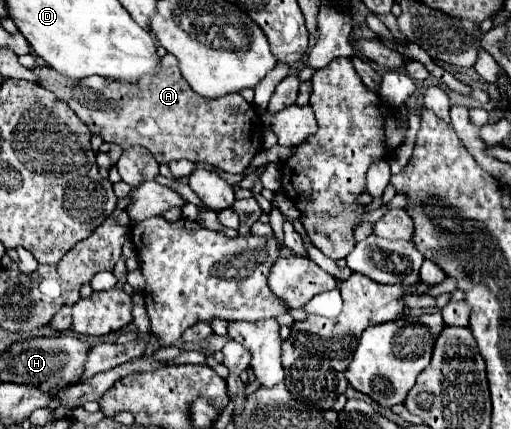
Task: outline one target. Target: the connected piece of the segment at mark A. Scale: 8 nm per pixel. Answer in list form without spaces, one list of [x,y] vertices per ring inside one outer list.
[[[166,54],[158,70],[150,78],[142,78],[138,86],[106,82],[106,78],[98,76],[70,80],[48,66],[36,66],[32,72],[38,76],[40,86],[68,102],[76,116],[90,126],[92,134],[100,134],[106,142],[118,144],[120,148],[144,146],[158,164],[186,158],[190,162],[208,162],[224,172],[242,174],[262,150],[262,134],[250,132],[250,116],[256,114],[254,106],[240,94],[228,94],[216,100],[198,96],[182,78],[172,54]]]

